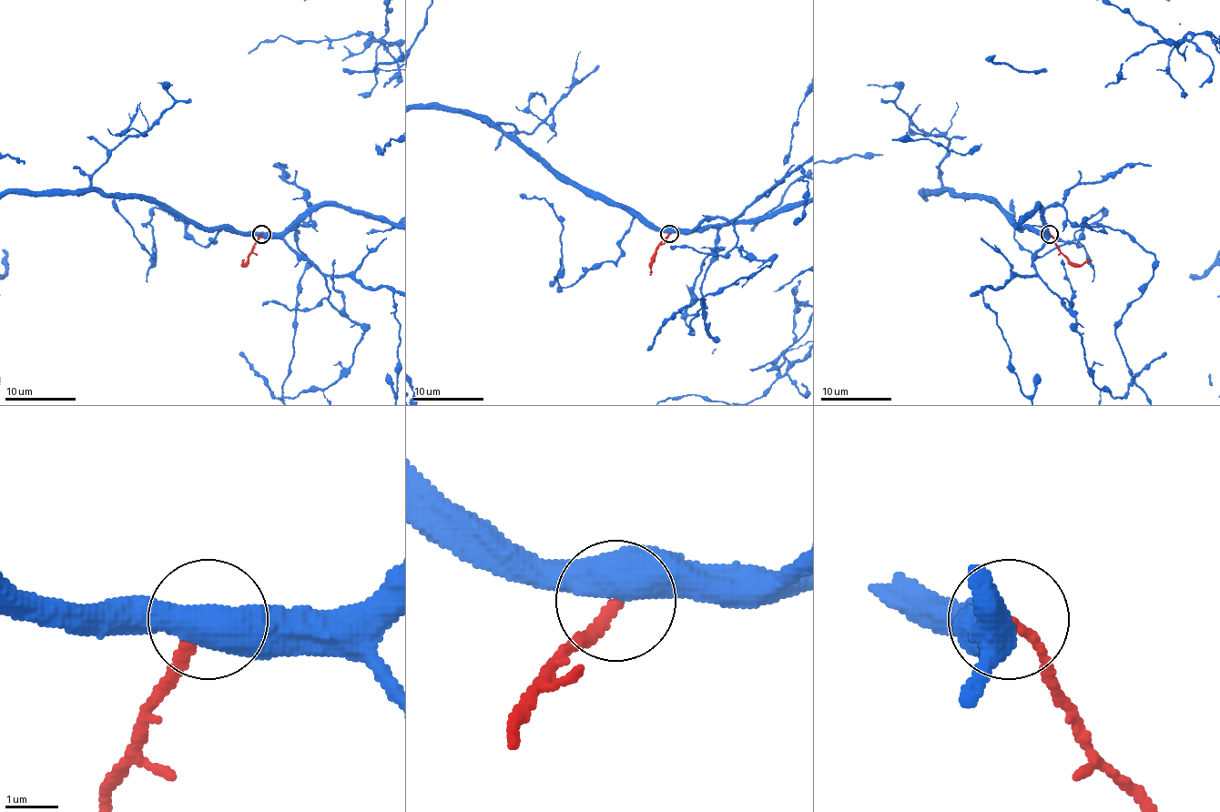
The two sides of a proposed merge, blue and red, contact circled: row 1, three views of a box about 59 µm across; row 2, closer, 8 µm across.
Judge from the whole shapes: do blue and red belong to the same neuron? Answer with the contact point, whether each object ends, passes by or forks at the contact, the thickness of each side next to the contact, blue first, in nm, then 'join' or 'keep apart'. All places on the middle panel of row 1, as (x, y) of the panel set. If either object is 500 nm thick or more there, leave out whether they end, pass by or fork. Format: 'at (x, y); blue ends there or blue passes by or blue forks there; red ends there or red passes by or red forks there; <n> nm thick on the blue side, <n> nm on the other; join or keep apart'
at (669, 233); 550 nm thick on the blue side, 190 nm on the other; keep apart

